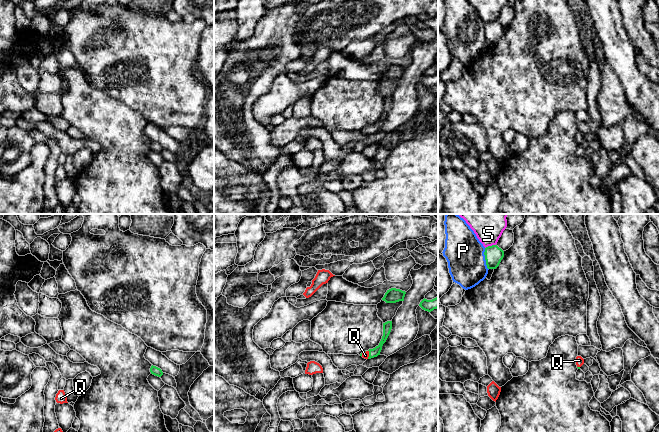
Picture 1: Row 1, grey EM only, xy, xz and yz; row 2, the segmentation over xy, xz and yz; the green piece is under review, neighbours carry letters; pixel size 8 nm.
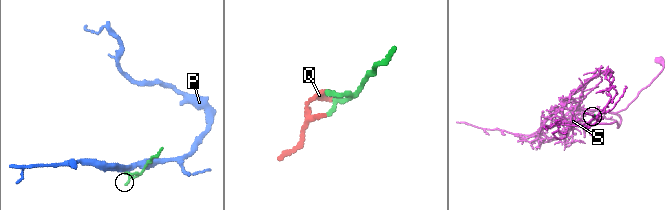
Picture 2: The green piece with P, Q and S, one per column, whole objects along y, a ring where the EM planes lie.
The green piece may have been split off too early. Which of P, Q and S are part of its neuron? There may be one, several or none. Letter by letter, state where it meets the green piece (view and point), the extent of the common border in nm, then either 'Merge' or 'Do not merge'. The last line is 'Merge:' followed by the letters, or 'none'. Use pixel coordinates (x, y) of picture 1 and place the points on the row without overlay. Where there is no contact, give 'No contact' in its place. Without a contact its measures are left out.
P: Touches green at yz (485, 35). Shared border 180 nm. Do not merge
Q: Touches green at xz (369, 130). Shared border 70 nm. Merge
S: Touches green at yz (490, 22). Shared border 90 nm. Do not merge
Merge: Q

